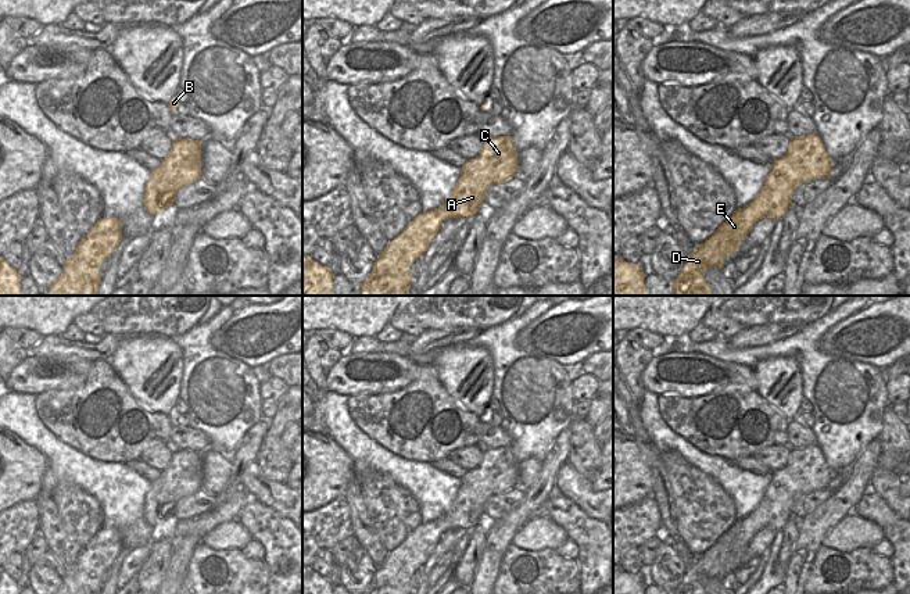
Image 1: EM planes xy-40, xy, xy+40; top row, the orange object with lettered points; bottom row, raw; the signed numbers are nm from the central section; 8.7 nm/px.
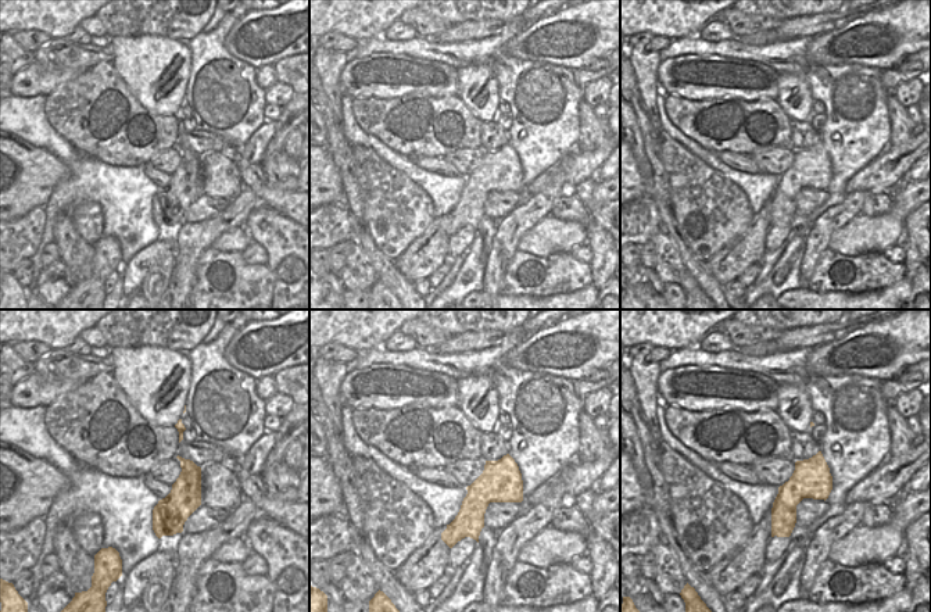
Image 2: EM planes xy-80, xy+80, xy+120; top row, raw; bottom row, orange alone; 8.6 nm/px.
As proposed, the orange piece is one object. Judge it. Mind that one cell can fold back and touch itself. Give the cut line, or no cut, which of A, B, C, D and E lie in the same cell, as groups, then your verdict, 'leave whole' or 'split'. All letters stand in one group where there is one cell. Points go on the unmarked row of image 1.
no cut | A B C D E | leave whole

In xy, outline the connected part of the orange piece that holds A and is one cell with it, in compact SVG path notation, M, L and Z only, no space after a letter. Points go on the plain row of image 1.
M510 447L483 450L476 469L465 473L449 509L429 523L419 525L401 545L377 566L363 594L412 594L411 577L423 568L433 548L449 529L472 529L484 515L490 497L517 486L517 462Z

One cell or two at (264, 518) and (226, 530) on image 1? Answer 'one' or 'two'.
two

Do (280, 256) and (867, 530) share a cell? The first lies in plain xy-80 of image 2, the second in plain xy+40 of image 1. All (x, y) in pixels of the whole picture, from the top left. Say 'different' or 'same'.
different

